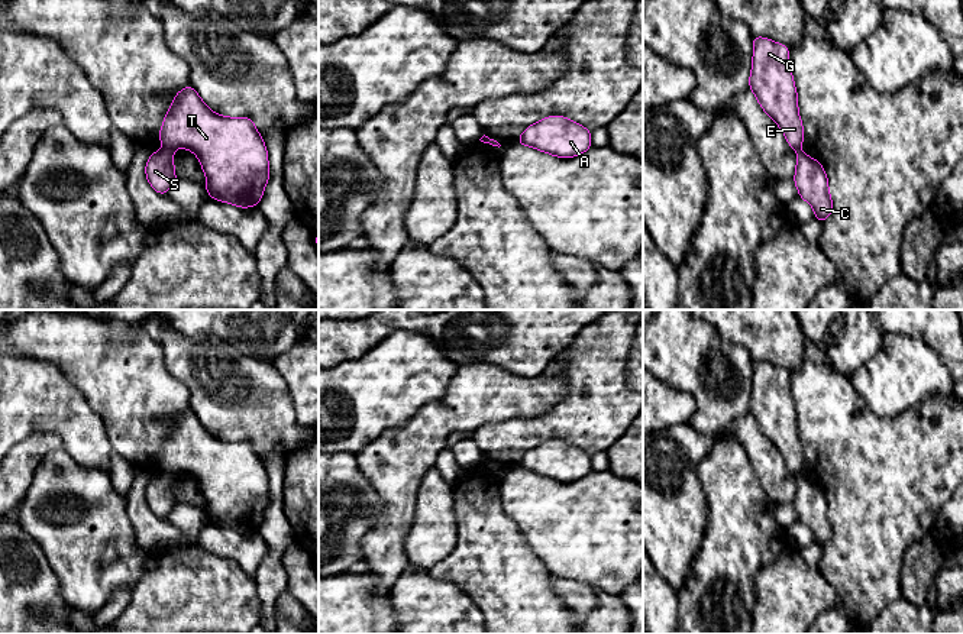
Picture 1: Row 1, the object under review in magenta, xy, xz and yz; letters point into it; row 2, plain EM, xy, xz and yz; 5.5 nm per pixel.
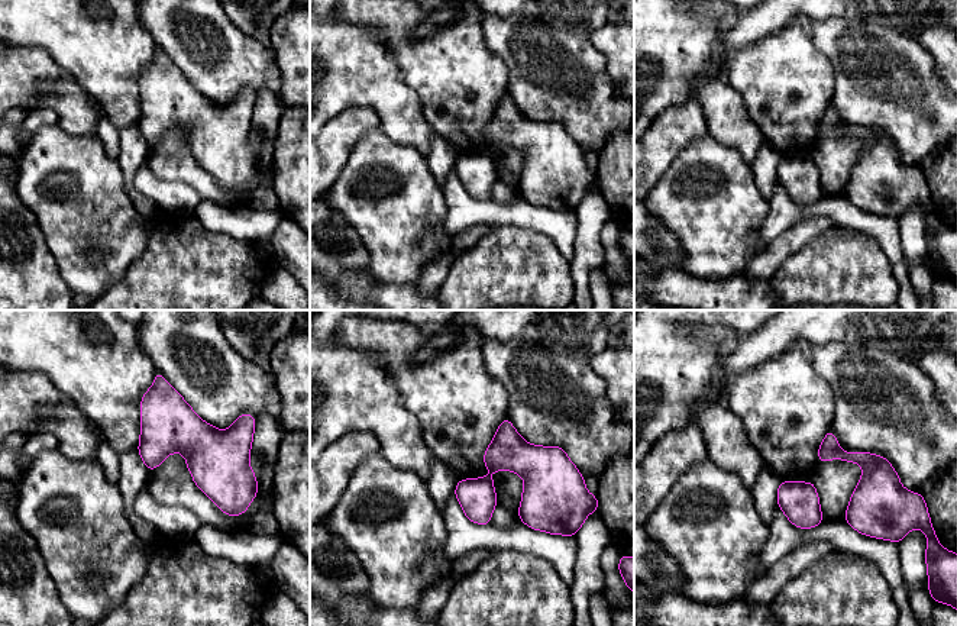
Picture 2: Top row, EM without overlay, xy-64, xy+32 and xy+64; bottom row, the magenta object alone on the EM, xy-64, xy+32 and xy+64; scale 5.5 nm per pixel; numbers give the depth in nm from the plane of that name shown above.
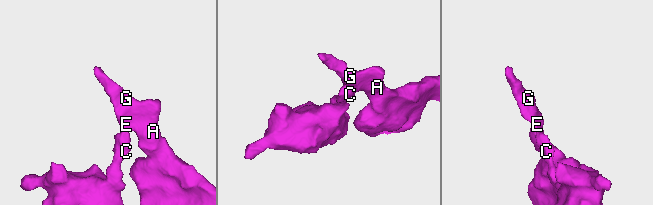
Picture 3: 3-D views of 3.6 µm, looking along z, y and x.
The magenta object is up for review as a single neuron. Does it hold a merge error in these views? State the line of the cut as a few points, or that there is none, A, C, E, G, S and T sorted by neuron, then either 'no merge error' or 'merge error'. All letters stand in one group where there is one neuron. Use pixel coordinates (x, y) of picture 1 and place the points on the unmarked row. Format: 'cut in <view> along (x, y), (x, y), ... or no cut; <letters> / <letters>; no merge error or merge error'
cut in xy along (165, 472), (171, 475); A E G T / C S; merge error

